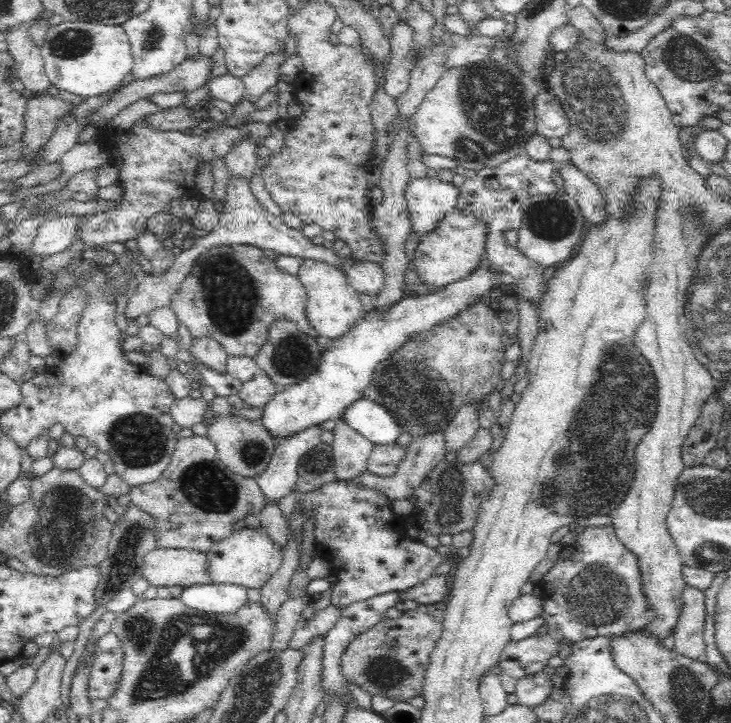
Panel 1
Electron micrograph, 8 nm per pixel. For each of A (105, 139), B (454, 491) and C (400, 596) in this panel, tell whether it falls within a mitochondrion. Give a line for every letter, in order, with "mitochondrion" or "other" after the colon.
A: other
B: mitochondrion
C: other

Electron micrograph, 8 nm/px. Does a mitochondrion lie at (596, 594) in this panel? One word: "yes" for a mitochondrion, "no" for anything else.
yes

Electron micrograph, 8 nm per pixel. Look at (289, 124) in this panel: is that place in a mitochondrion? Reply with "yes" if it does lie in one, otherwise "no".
no

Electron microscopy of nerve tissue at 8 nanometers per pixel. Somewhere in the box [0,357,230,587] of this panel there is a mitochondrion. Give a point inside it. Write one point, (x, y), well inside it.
(58, 532)

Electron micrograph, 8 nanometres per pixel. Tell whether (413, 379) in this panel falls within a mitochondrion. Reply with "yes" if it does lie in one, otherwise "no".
yes

